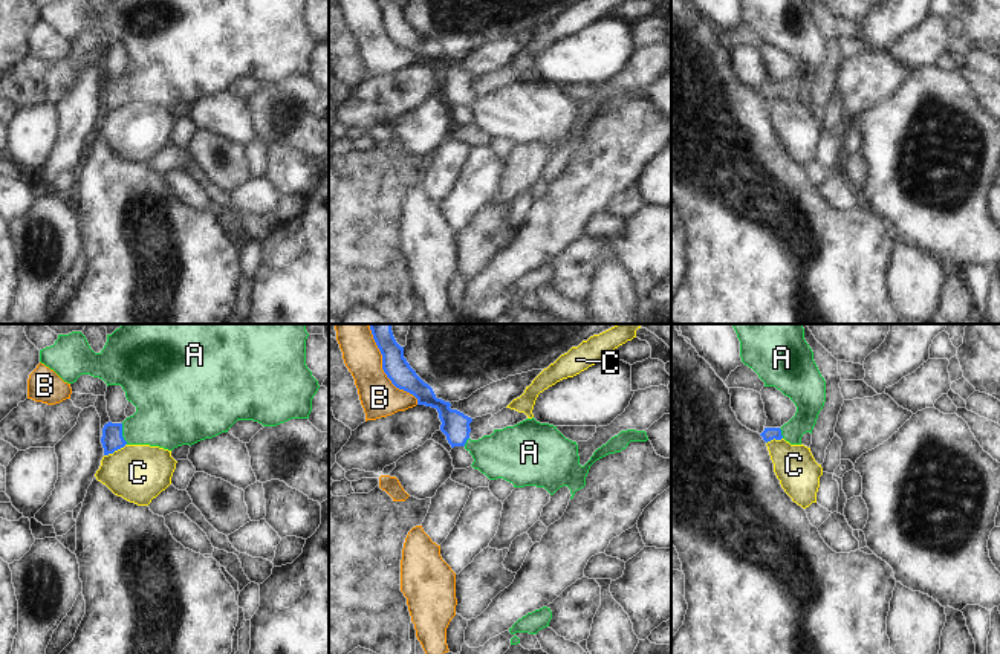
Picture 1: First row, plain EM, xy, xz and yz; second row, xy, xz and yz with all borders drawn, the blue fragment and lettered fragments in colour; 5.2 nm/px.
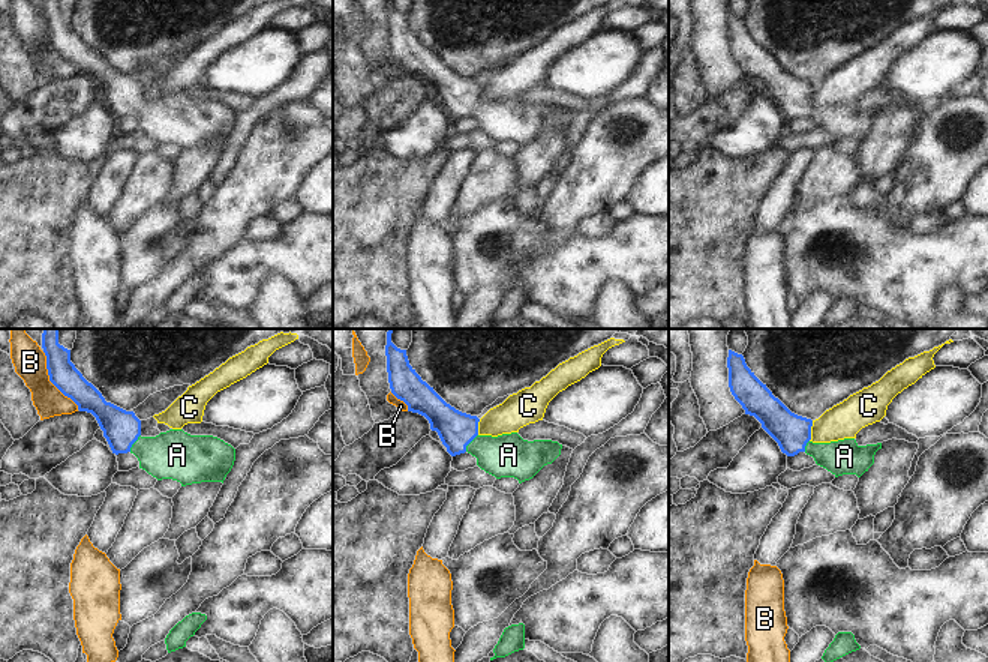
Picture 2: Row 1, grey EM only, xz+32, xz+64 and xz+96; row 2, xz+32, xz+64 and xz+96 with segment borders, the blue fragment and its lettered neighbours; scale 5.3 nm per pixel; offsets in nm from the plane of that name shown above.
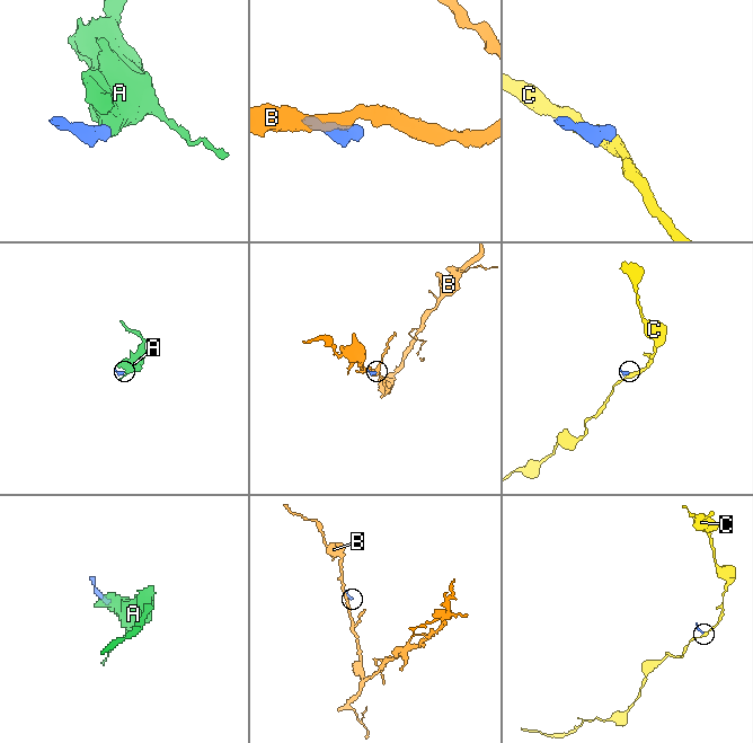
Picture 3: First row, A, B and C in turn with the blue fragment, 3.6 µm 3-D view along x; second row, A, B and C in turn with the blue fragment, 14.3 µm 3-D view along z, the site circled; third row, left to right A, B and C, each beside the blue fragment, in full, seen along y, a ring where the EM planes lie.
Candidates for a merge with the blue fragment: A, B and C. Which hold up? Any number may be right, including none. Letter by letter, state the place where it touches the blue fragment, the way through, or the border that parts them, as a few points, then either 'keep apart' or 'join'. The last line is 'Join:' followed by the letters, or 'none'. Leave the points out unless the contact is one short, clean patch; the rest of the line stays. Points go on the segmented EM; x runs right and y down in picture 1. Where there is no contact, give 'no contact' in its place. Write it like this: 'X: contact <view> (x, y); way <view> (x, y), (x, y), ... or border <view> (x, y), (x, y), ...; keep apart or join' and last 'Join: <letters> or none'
A: contact xy (121, 434); way xy (112, 439), (121, 434), (165, 417); join
B: contact xz (383, 369); keep apart
C: contact xy (115, 450); border xy (126, 443), (104, 456); keep apart
Join: A

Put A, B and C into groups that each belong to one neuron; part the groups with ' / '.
A / B / C

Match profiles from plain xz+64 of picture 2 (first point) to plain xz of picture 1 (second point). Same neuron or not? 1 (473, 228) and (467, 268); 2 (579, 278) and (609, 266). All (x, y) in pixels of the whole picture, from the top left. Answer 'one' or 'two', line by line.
1: one
2: two

